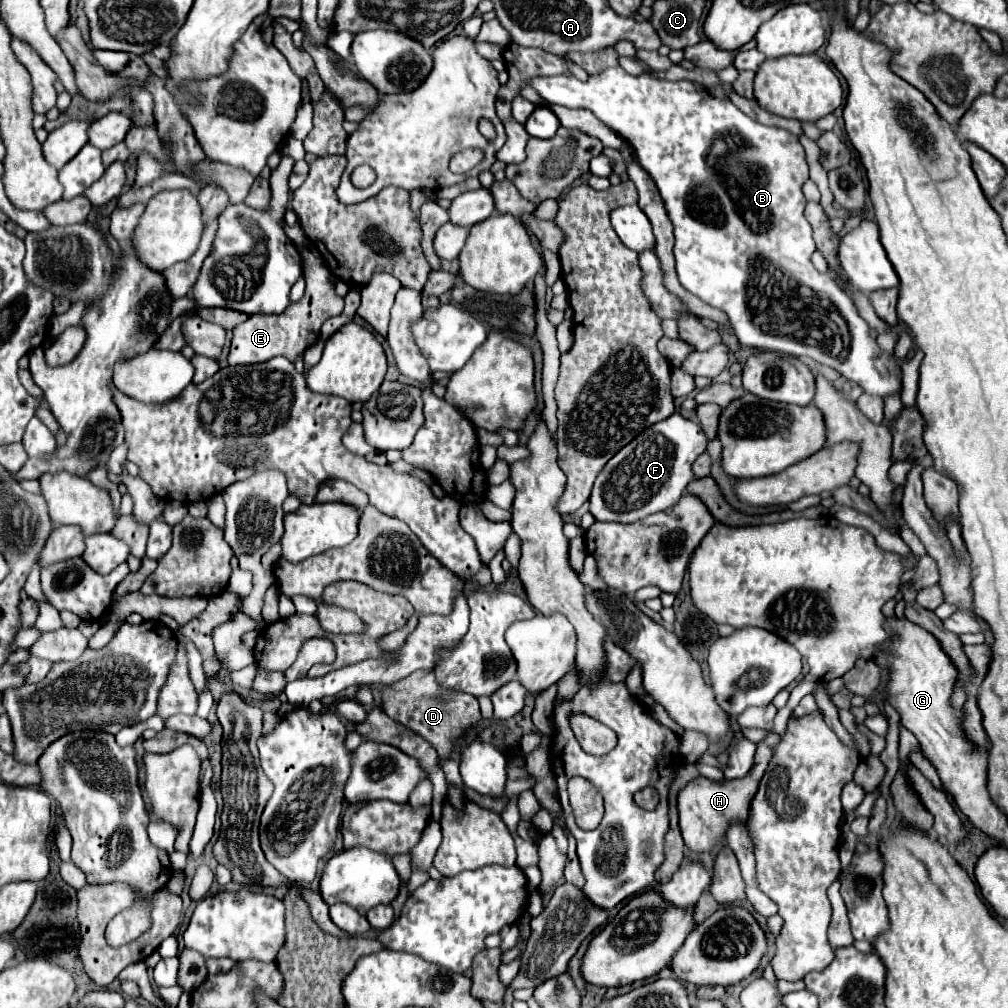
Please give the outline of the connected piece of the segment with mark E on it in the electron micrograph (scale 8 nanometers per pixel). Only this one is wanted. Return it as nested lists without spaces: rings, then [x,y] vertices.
[[[303,247],[301,256],[303,277],[306,283],[304,297],[292,303],[290,309],[286,309],[284,313],[276,317],[264,317],[262,313],[258,313],[258,315],[250,315],[246,323],[238,325],[232,335],[232,347],[228,355],[230,365],[264,363],[276,355],[282,355],[294,363],[310,345],[316,343],[322,323],[342,313],[344,299],[334,293],[334,287],[330,287],[330,271],[322,259],[306,247]]]

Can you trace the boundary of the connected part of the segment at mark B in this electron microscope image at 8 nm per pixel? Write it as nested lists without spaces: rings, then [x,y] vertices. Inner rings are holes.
[[[622,67],[604,69],[602,73],[590,75],[588,81],[556,75],[534,77],[526,83],[538,91],[544,101],[570,109],[590,109],[602,123],[632,145],[638,163],[654,179],[674,223],[674,257],[680,285],[704,303],[722,309],[730,317],[732,329],[742,345],[760,351],[778,351],[792,357],[806,355],[836,369],[842,377],[860,385],[868,395],[882,399],[894,393],[900,395],[902,369],[896,355],[888,355],[880,349],[878,341],[870,337],[868,323],[858,315],[854,301],[828,273],[816,271],[810,261],[816,245],[810,223],[804,217],[806,199],[802,195],[802,185],[808,179],[808,163],[796,135],[786,129],[758,123],[744,115],[732,101],[712,95],[708,89],[700,89],[692,81],[666,81],[652,73],[634,77]]]

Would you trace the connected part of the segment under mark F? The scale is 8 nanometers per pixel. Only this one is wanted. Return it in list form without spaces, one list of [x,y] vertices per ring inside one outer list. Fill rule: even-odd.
[[[680,413],[650,425],[634,441],[622,447],[598,473],[590,495],[590,513],[596,521],[632,523],[672,507],[684,495],[686,485],[694,479],[692,463],[704,451],[706,435],[700,425],[692,419],[684,419]]]

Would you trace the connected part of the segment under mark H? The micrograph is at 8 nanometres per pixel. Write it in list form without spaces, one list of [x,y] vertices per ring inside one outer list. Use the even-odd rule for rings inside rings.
[[[768,733],[756,747],[758,755],[754,757],[754,765],[750,773],[744,779],[734,779],[734,781],[712,781],[702,777],[702,781],[688,781],[682,791],[678,793],[678,815],[680,815],[680,831],[684,837],[684,843],[688,849],[696,853],[704,853],[710,847],[718,843],[726,843],[726,831],[732,821],[748,819],[748,809],[750,801],[758,789],[758,783],[768,767],[768,763],[774,757],[774,747],[782,741],[782,735],[778,733]]]

